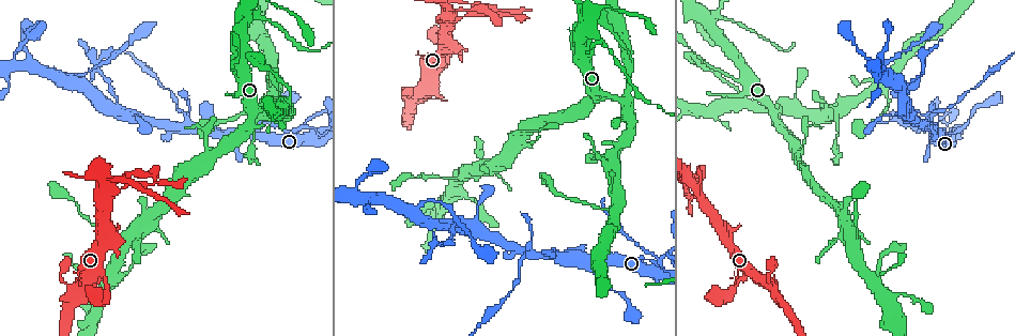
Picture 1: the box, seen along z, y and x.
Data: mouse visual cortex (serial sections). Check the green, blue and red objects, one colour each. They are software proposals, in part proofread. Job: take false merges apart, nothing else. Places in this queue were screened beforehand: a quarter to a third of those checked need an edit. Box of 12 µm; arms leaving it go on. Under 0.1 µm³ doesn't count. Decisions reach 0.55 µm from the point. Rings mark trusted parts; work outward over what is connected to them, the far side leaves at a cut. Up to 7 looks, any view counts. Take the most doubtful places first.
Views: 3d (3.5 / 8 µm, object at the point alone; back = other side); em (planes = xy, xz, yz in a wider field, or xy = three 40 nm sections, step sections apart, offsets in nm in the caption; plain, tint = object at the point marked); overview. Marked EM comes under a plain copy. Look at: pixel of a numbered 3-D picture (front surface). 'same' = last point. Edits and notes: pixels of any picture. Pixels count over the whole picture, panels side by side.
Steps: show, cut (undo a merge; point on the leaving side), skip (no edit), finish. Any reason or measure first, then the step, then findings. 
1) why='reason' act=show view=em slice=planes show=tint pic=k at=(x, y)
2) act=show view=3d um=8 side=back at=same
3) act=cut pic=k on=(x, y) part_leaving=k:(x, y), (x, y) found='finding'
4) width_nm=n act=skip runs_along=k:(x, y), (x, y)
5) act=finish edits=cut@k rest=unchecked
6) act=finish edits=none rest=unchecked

act=show view=3d um=3.5 pic=1 at=(529, 251)

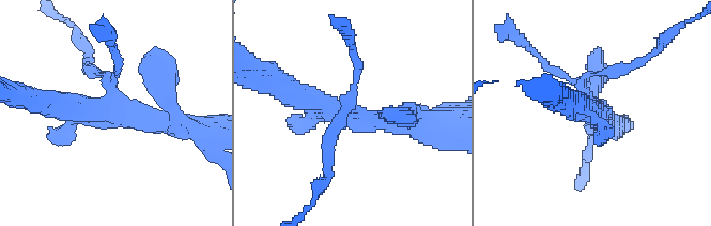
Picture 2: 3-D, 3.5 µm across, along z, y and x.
act=show view=em slice=xy step=3 show=tint pic=2 at=(109, 112)

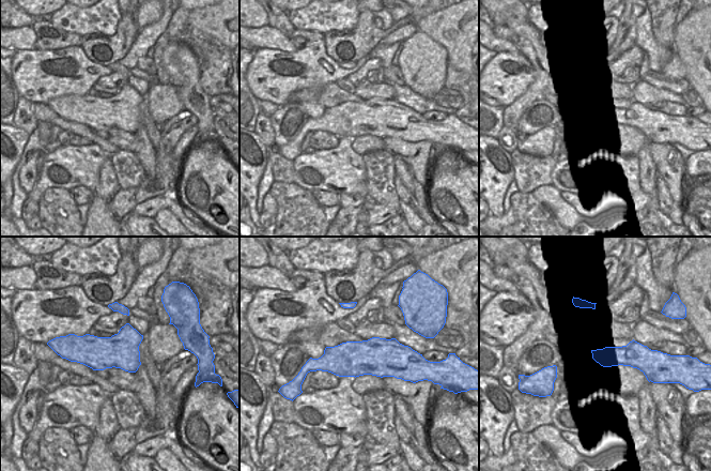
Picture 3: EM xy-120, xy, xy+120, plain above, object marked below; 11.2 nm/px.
act=skip runs_along=2:(418, 122), (362, 120), (283, 87) found='continuous, no second cell'

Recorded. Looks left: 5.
why='abrupt turn' act=show view=3d um=3.5 pic=1 at=(439, 245)

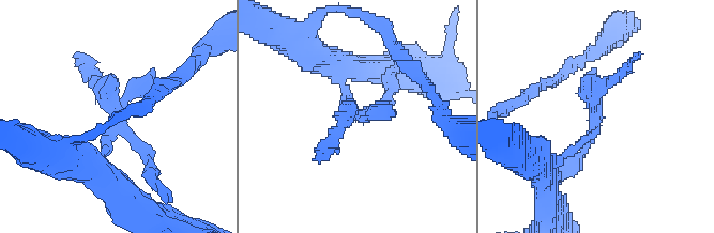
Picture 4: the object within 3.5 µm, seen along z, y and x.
act=show view=em slice=xy step=5 show=tint pic=4 at=(114, 131)

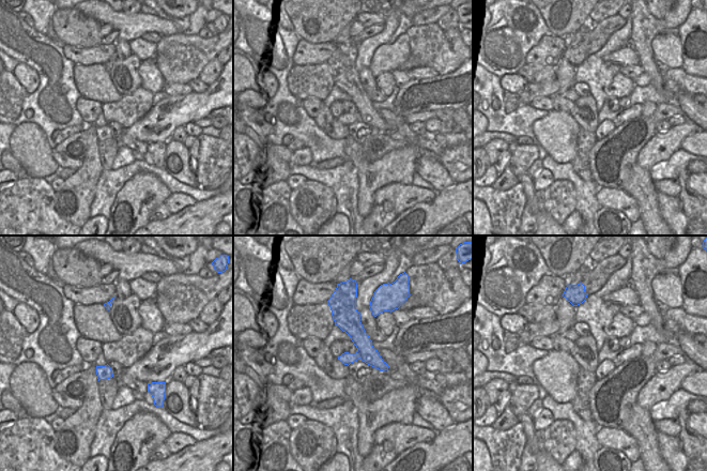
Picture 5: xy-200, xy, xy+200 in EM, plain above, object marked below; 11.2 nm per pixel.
act=show view=em slice=planes show=tint at=same

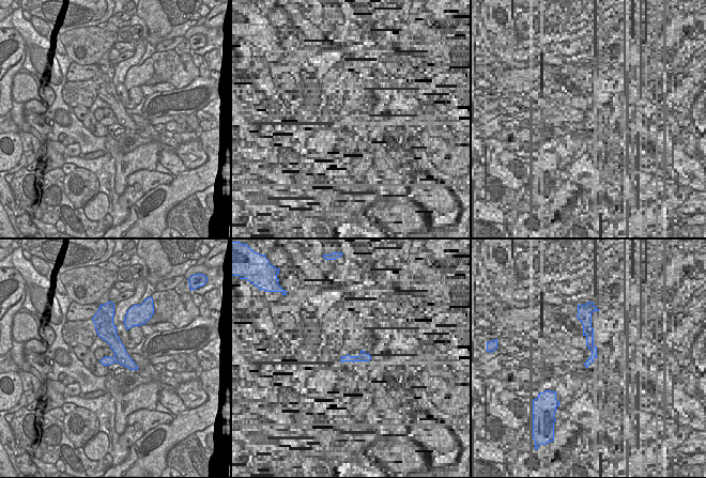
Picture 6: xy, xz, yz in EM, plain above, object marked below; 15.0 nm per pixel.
act=skip runs_along=4:(333, 61), (355, 115), (379, 108), (392, 86) found='one cell here'

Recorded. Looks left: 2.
why='sharp bend' act=show view=3d um=3.5 side=back pic=1 at=(694, 184)

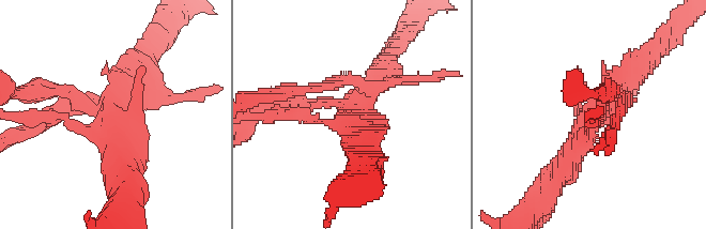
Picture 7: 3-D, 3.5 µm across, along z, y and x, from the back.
why='now the EM' act=show view=em slice=planes show=tint pic=7 at=(354, 113)

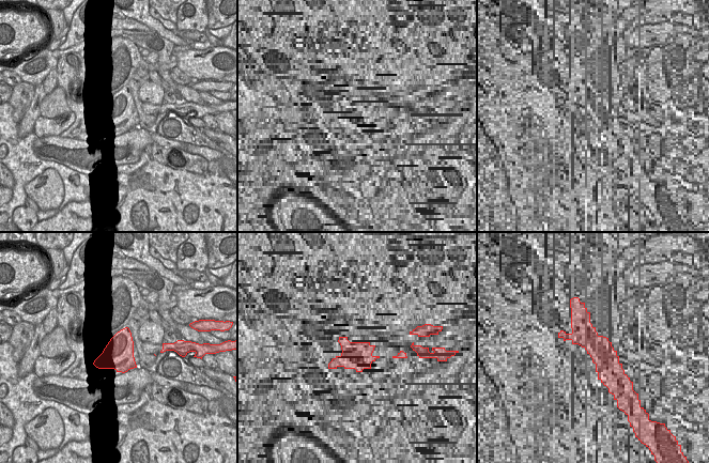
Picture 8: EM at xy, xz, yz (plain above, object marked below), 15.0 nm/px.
act=cut pic=7 on=(308, 106) part_leaving=7:(577, 143), (596, 111), (620, 104) found='a second cell is stuck on'

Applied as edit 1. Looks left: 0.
act=finish edits=cut@7 rest=unchecked

